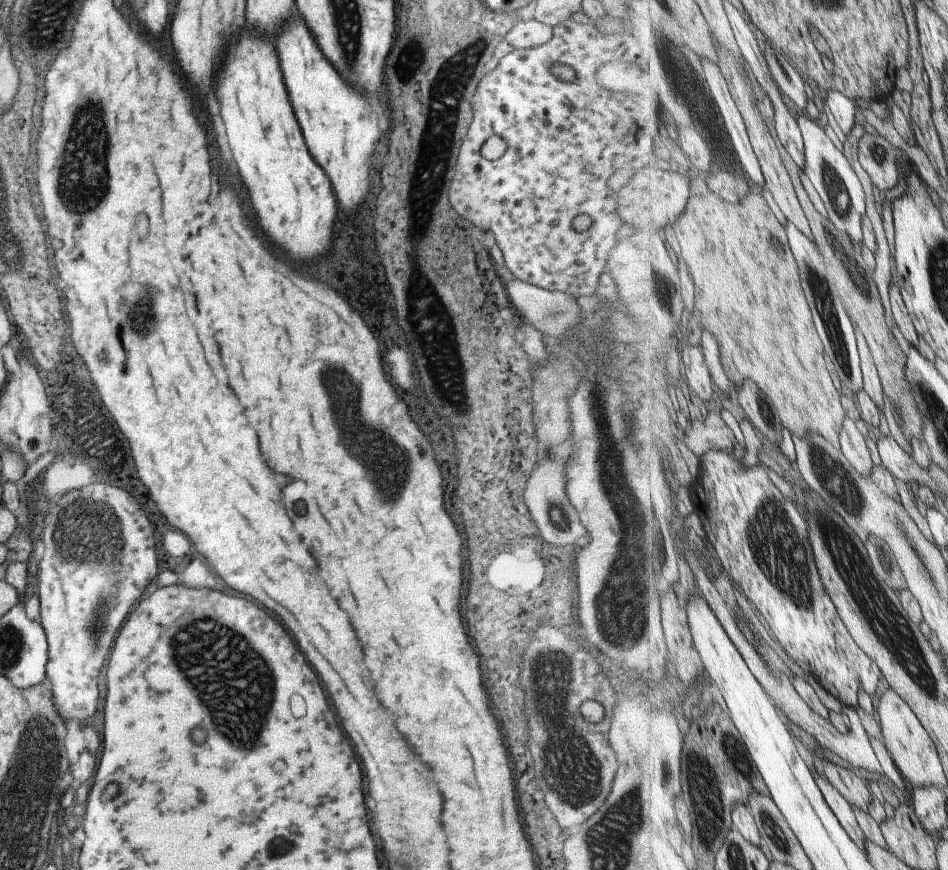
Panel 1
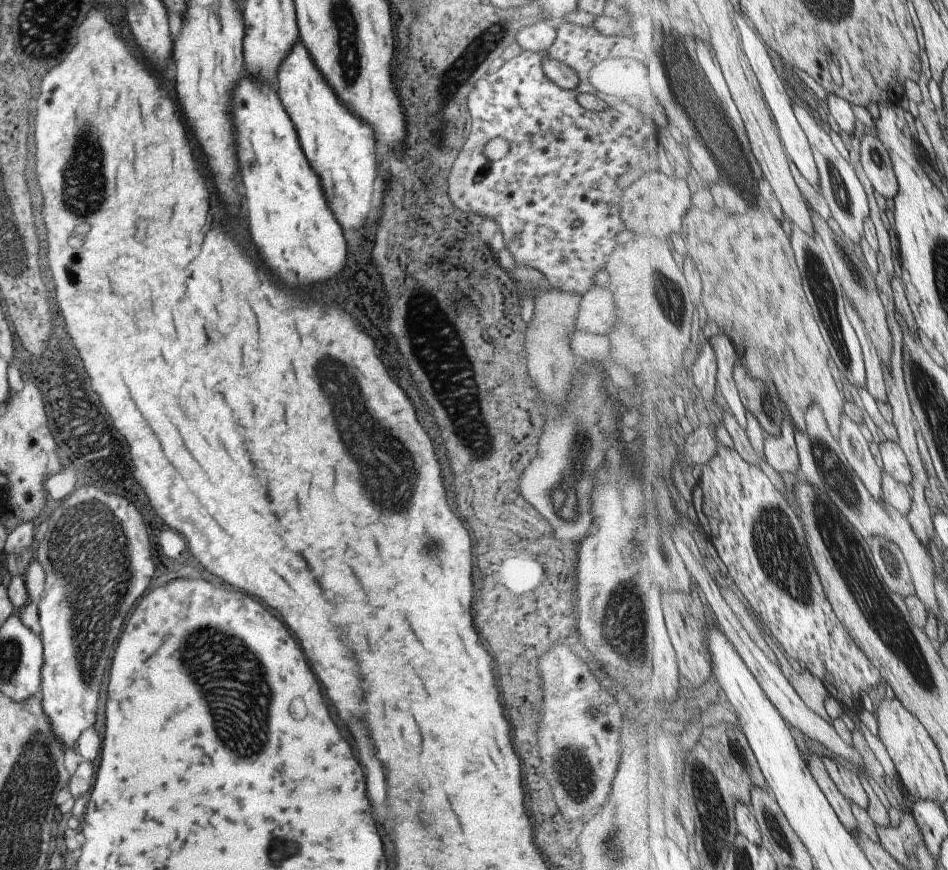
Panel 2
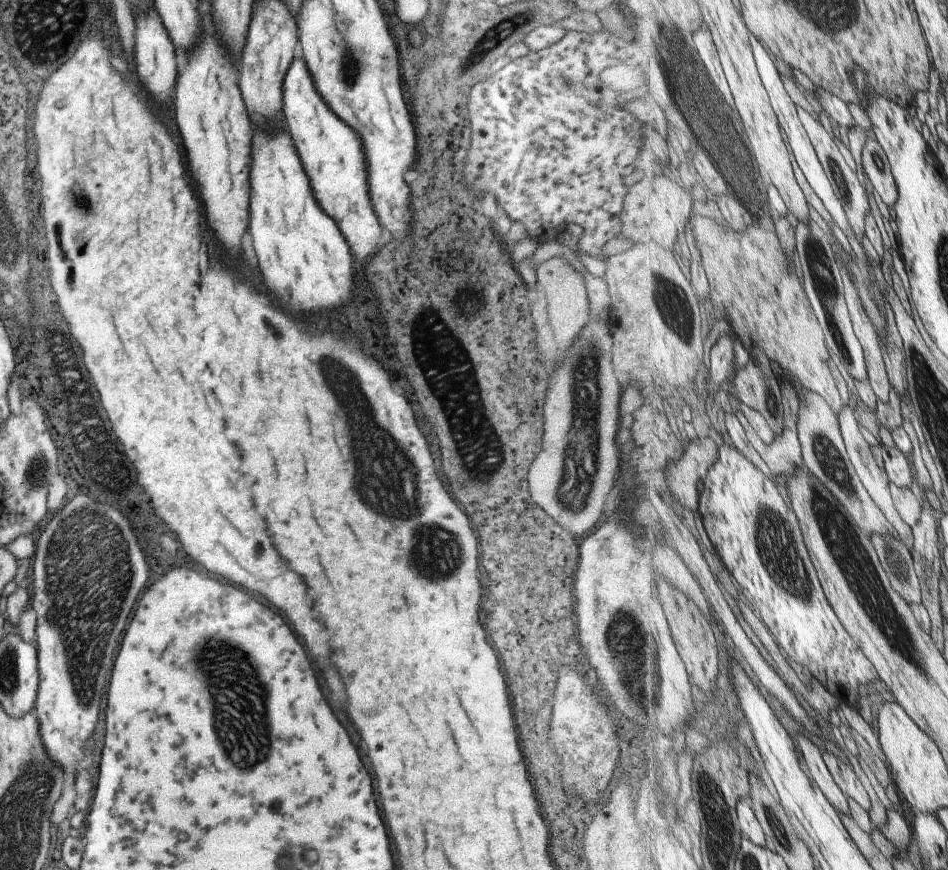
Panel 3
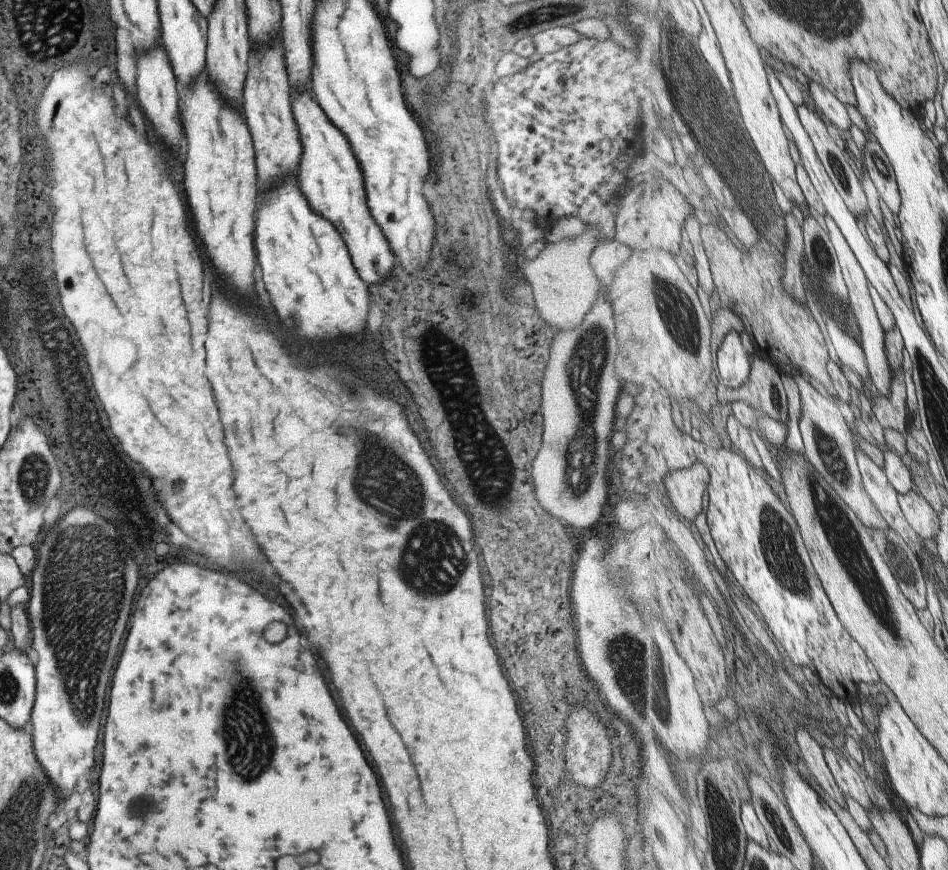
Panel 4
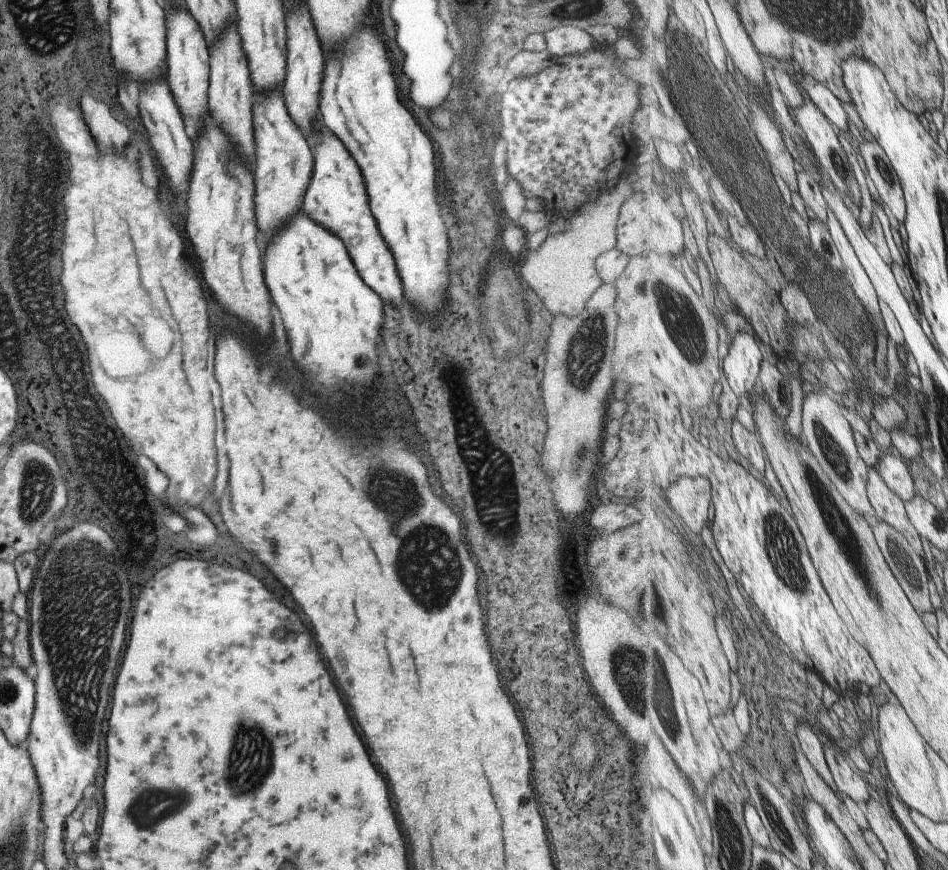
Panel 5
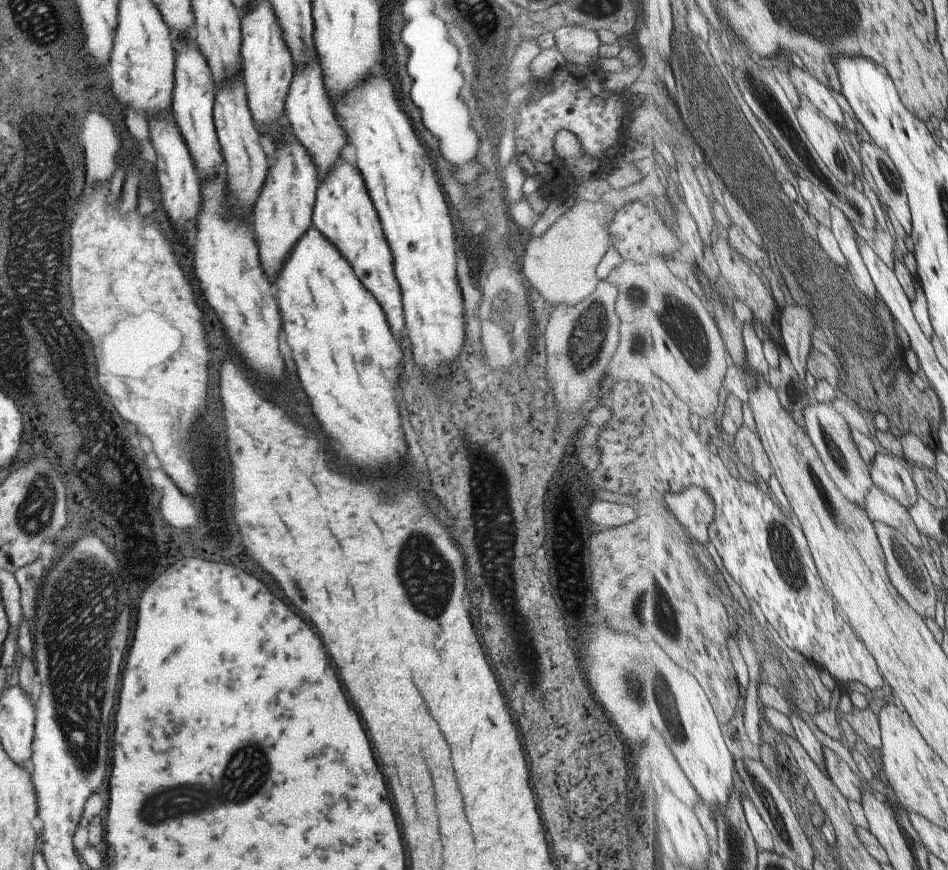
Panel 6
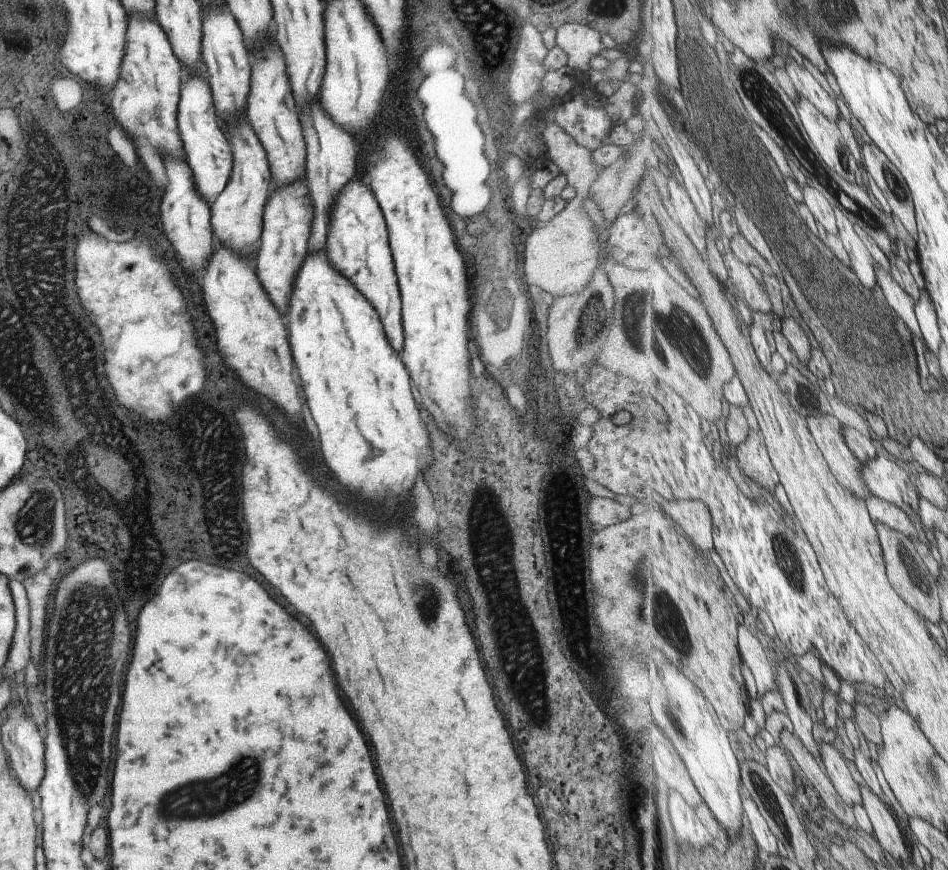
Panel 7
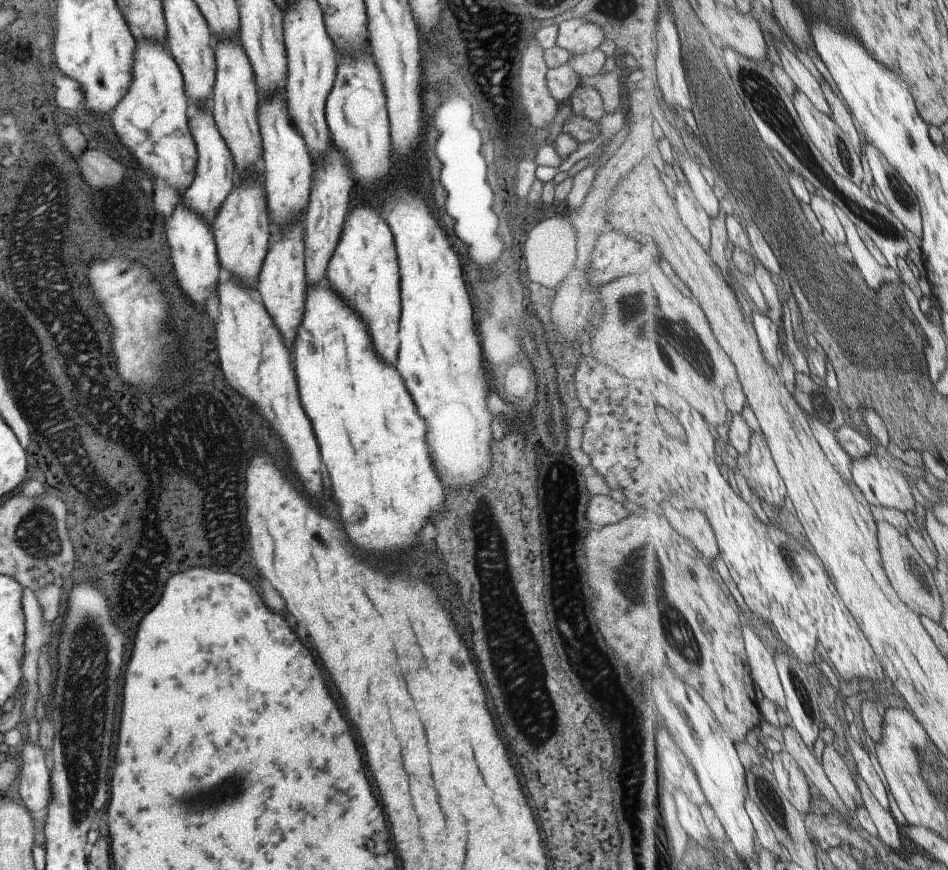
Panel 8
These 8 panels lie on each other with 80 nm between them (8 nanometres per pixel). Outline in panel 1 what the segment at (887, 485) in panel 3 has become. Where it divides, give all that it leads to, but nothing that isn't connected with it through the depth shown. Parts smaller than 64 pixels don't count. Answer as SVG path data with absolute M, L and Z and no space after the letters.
M845 418L845 428L840 432L841 450L845 453L848 462L863 476L871 478L876 467L871 460L871 452L867 448L865 436L859 430L857 422Z

